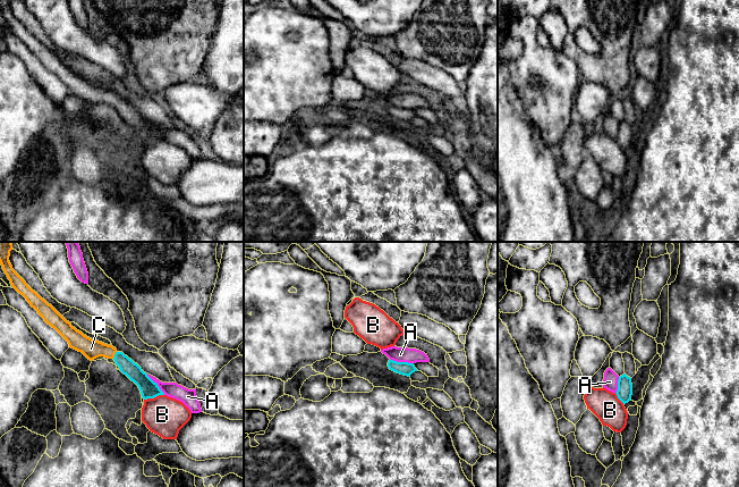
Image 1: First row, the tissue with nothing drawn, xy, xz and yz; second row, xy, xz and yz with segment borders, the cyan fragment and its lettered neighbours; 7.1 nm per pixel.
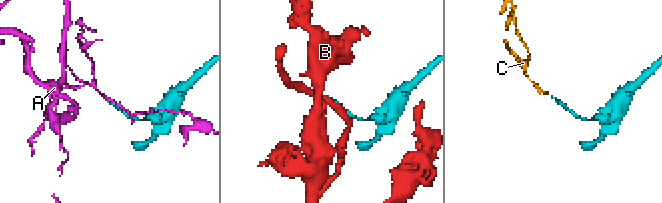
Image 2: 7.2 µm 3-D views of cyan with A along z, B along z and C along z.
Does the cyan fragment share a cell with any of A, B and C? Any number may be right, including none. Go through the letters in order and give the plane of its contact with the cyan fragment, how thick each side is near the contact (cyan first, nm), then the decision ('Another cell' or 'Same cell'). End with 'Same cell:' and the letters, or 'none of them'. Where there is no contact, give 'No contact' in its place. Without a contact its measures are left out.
A: Touches cyan in xz. Thickness 100 nm (cyan) against 110 nm. Another cell
B: Touches cyan in xy. Thickness 130 nm (cyan) against 280 nm. Another cell
C: Touches cyan in xy. Thickness 110 nm (cyan) against 140 nm. Same cell
Same cell: C

